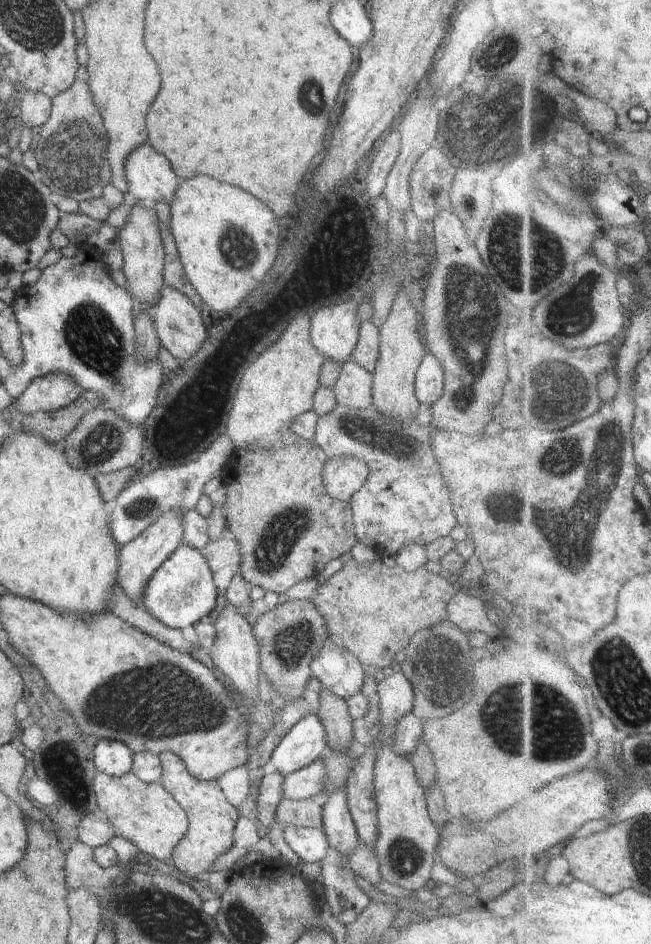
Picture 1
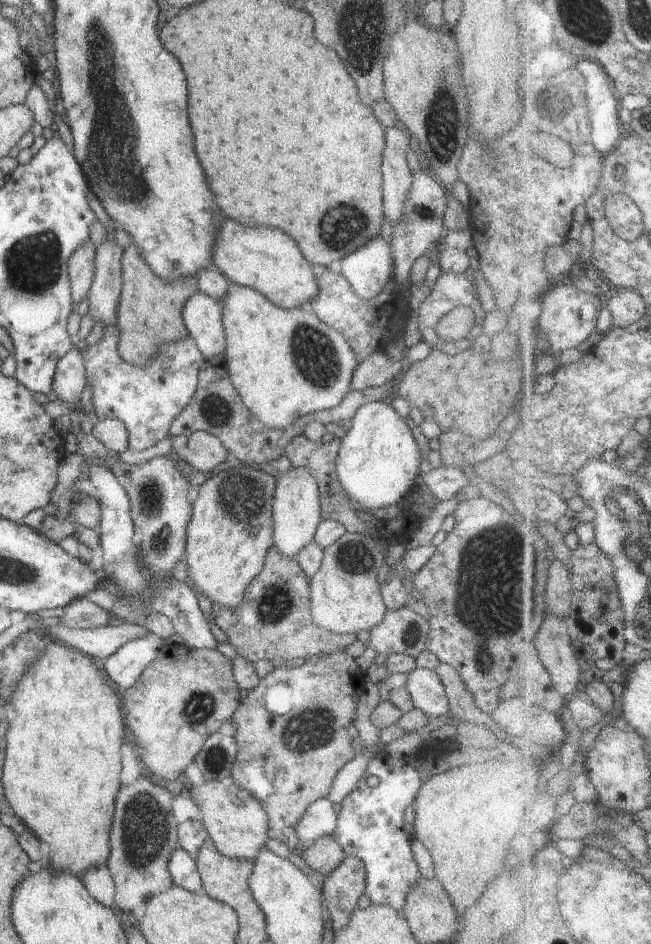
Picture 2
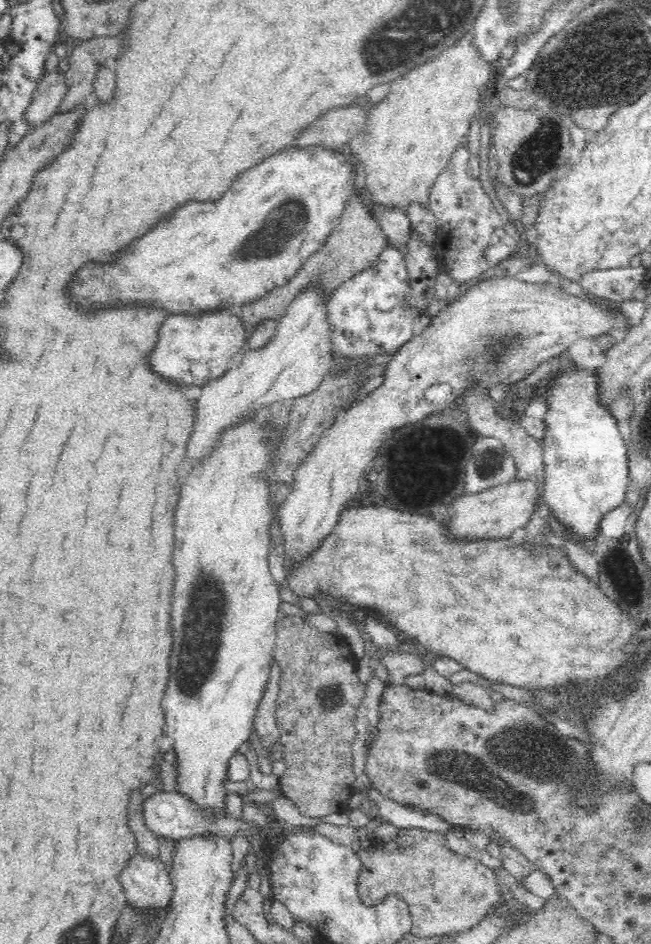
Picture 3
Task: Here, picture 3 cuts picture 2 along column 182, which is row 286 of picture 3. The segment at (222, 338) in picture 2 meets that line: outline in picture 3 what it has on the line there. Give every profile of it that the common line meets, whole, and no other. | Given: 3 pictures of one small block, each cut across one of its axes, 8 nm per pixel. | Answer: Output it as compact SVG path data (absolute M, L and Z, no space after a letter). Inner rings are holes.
M308 285L290 302L278 320L275 336L266 346L247 348L237 367L229 368L220 378L203 386L201 396L196 400L194 432L185 459L206 459L225 428L263 415L272 403L288 398L294 400L318 388L332 364L331 324L326 306L324 293L316 285Z

